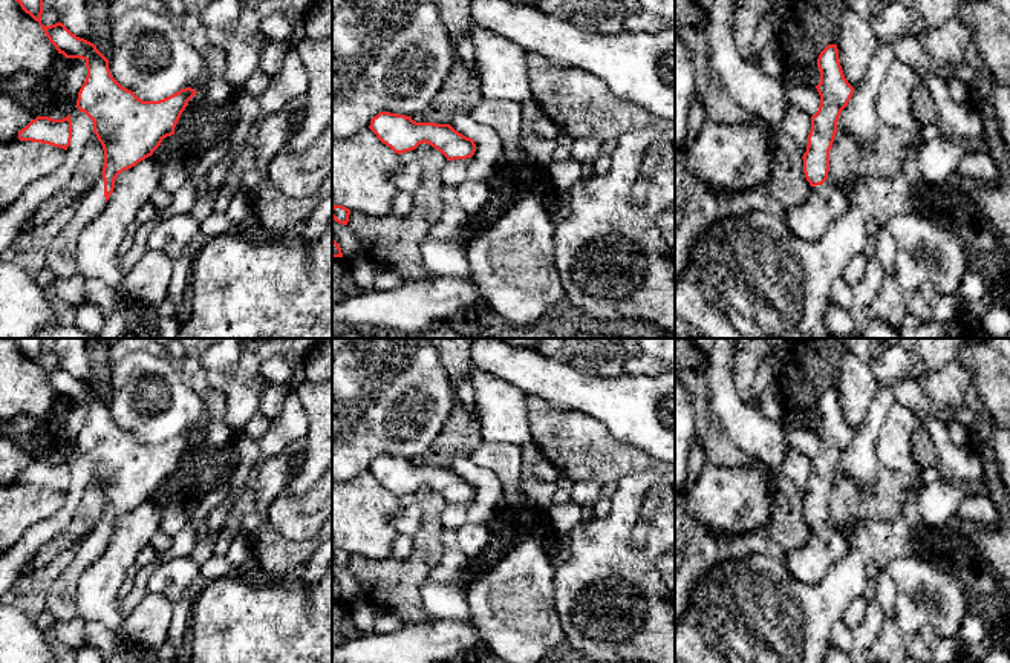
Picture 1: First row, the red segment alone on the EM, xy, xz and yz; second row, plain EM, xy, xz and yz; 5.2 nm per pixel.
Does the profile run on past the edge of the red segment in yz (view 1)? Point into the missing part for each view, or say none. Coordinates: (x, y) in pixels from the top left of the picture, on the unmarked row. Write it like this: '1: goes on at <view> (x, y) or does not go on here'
1: goes on at yz (808, 564)

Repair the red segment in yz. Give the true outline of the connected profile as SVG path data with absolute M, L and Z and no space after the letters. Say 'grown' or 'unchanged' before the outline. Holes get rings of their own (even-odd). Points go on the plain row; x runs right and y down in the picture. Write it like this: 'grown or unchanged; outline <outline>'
grown; outline M828 387L817 401L820 426L819 453L811 459L806 495L803 496L803 516L810 525L808 542L785 559L790 573L806 585L817 585L828 568L843 559L848 551L845 531L828 522L829 493L832 490L837 464L848 449L854 430L843 418L837 387Z

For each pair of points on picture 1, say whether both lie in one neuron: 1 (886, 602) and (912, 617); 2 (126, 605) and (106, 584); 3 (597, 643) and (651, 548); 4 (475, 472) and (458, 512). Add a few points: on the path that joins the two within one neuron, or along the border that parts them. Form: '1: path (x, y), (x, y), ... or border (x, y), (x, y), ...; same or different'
1: border (885, 571), (894, 585), (892, 617); different
2: border (117, 599), (121, 610), (127, 614); different
3: path (609, 620), (612, 593), (632, 571); same
4: path (481, 484), (481, 501), (470, 512); same

